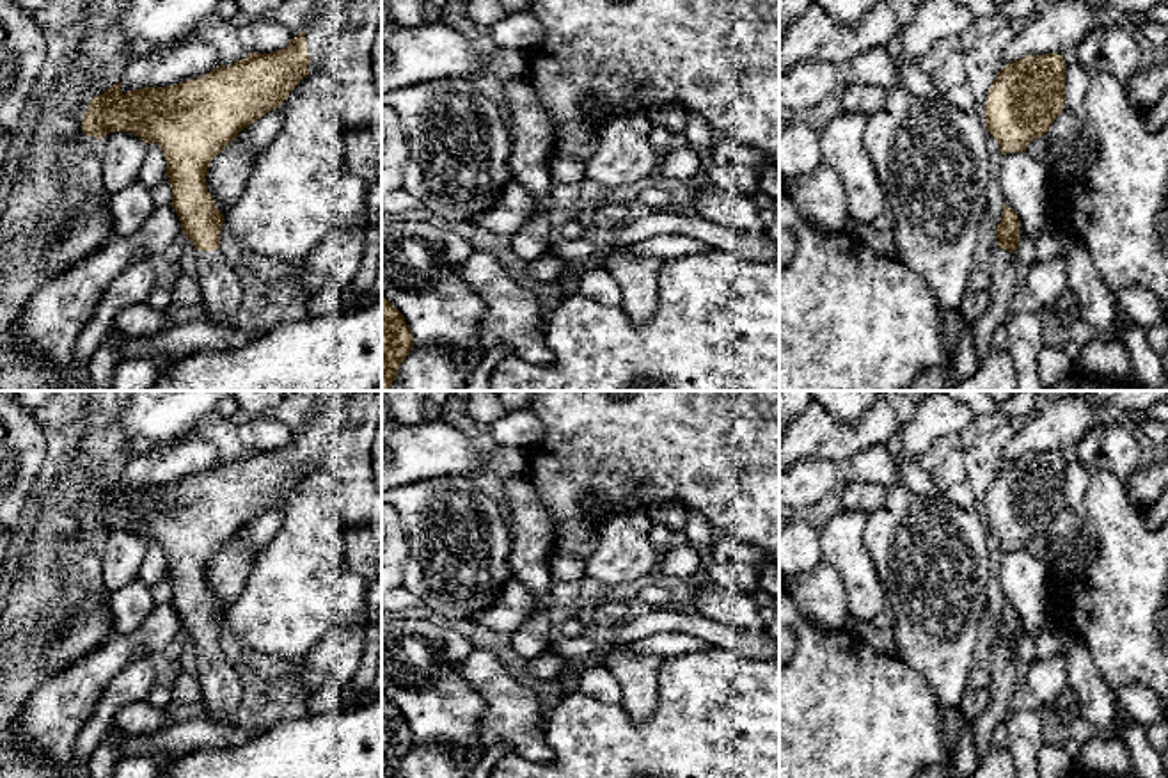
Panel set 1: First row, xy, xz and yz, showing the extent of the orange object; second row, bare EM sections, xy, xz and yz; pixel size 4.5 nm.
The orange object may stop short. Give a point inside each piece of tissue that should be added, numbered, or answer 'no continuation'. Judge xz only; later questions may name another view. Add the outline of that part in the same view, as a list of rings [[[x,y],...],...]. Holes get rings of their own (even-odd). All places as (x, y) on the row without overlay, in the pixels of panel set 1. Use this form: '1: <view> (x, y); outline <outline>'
no continuation

